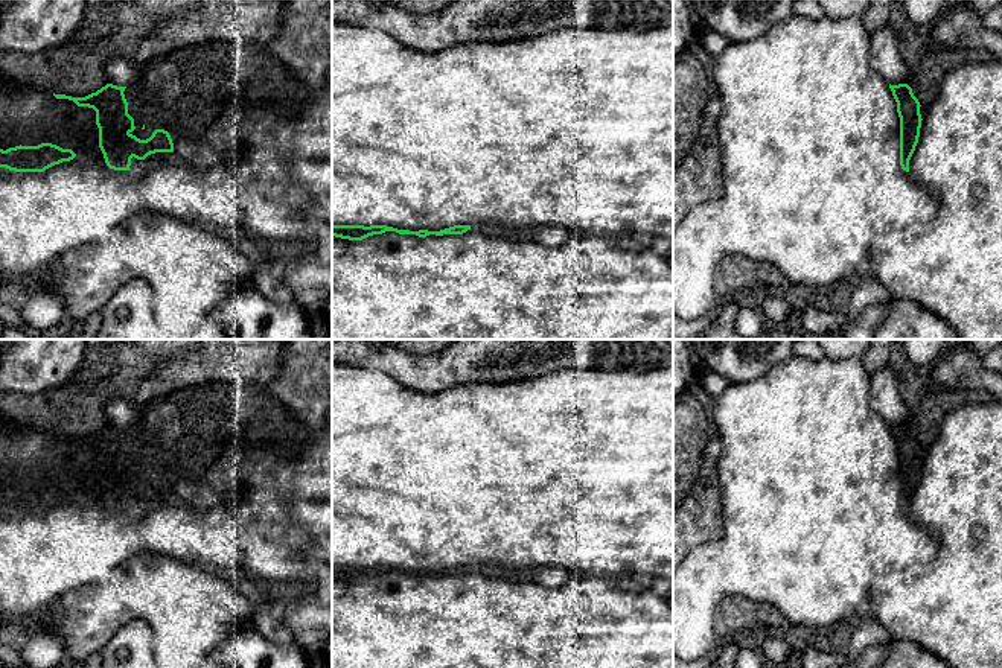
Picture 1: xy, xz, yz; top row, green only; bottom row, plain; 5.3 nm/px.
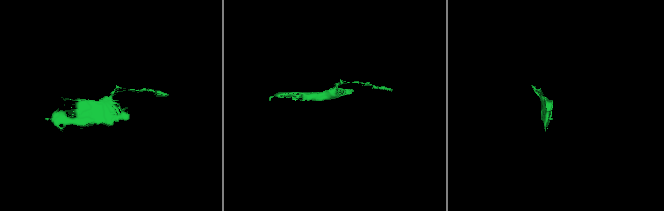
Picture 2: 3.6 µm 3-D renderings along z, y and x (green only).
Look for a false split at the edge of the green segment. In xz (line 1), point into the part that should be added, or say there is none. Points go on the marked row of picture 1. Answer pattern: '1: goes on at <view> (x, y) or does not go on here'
1: does not go on here

